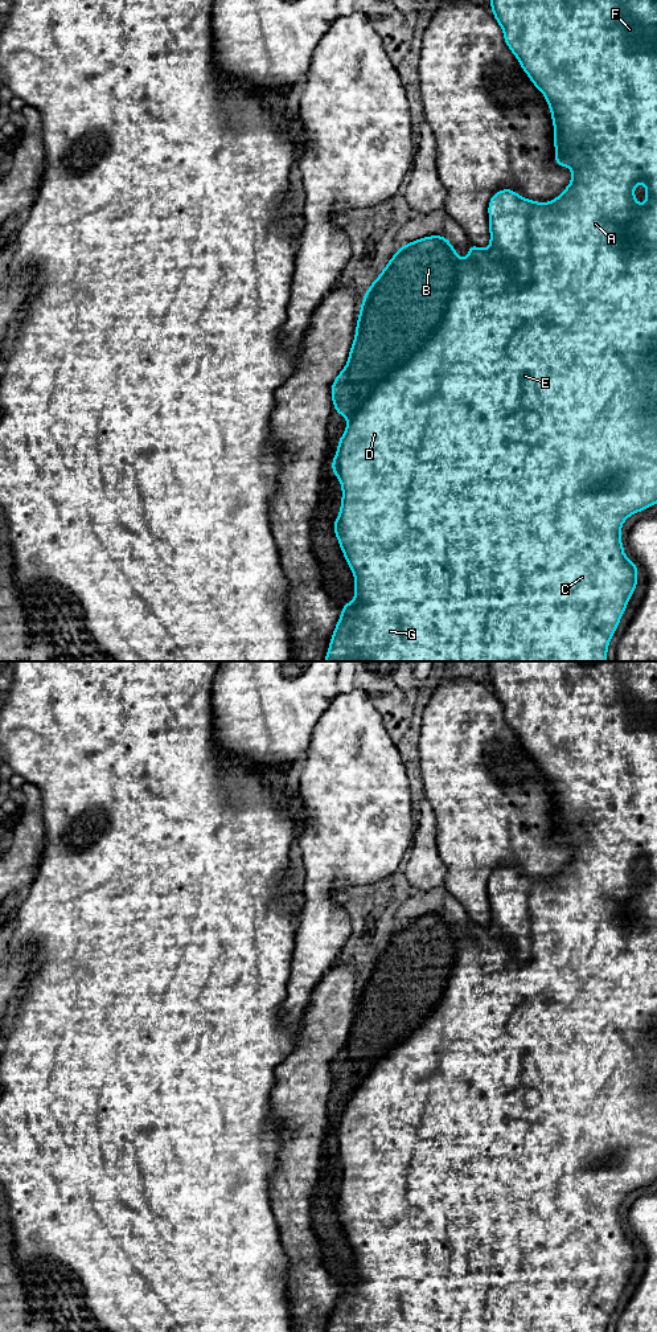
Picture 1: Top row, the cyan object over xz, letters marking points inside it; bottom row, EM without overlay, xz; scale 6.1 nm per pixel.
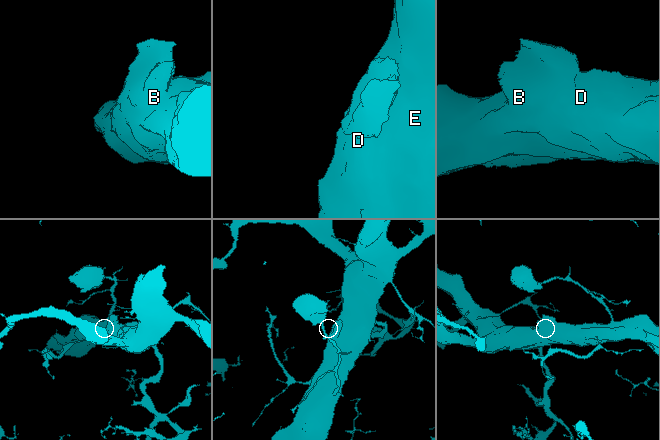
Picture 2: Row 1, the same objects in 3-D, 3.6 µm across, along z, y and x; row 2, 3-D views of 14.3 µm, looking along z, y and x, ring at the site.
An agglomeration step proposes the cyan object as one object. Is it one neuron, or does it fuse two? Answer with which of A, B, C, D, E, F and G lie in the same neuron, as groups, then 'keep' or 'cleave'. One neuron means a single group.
A C D E F G / B; cleave

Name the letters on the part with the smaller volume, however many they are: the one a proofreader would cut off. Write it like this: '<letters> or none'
B

